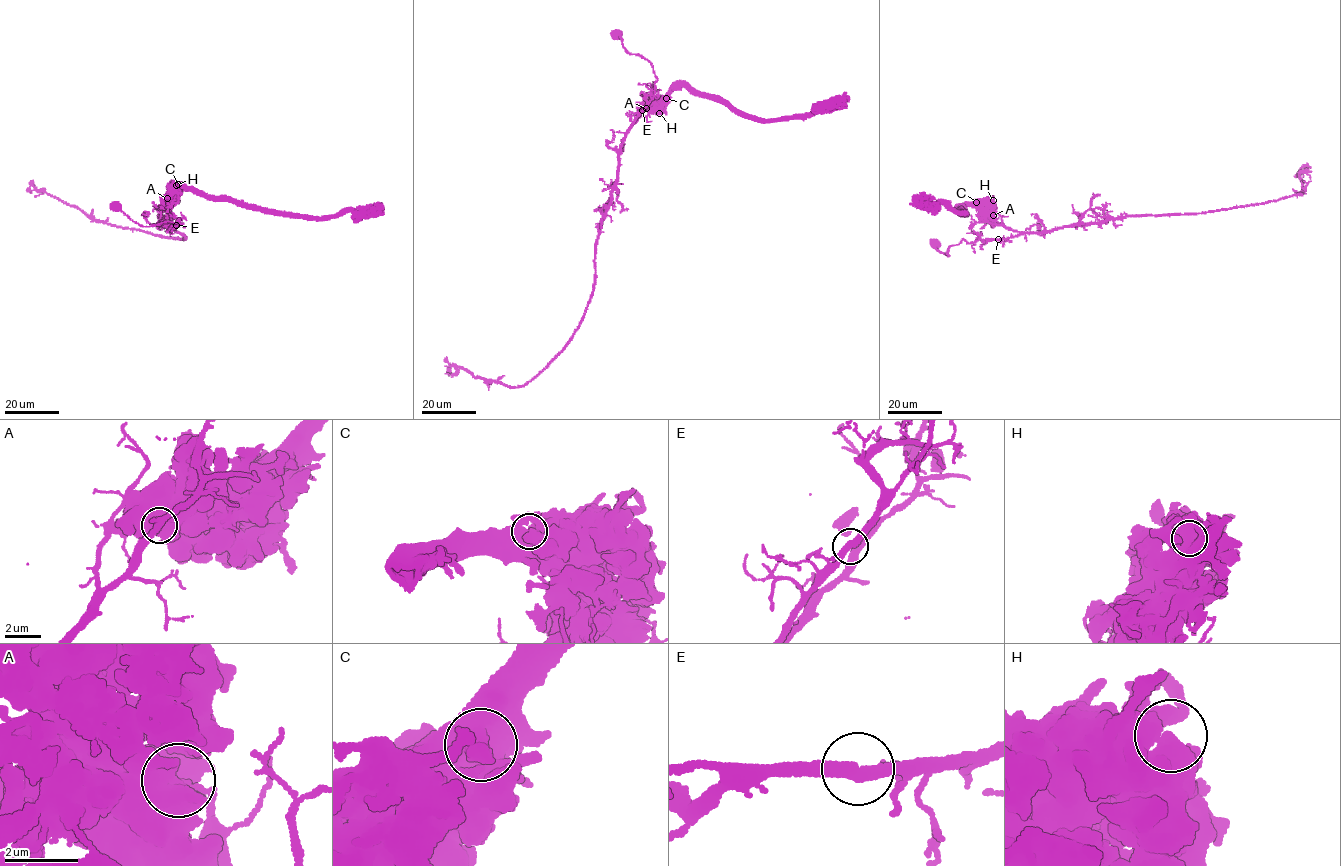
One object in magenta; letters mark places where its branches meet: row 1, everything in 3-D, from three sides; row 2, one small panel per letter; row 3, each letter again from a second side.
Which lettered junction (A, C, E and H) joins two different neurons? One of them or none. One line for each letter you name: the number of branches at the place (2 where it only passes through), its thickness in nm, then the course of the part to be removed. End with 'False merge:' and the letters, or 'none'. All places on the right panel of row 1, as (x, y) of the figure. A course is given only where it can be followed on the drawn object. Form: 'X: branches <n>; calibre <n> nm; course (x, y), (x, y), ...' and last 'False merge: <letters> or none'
A: branches 2; calibre 700 nm; course (993, 215), (1013, 230), (1041, 232), (1126, 216), (1246, 206), (1302, 195), (1299, 174), (1310, 168)
False merge: A

